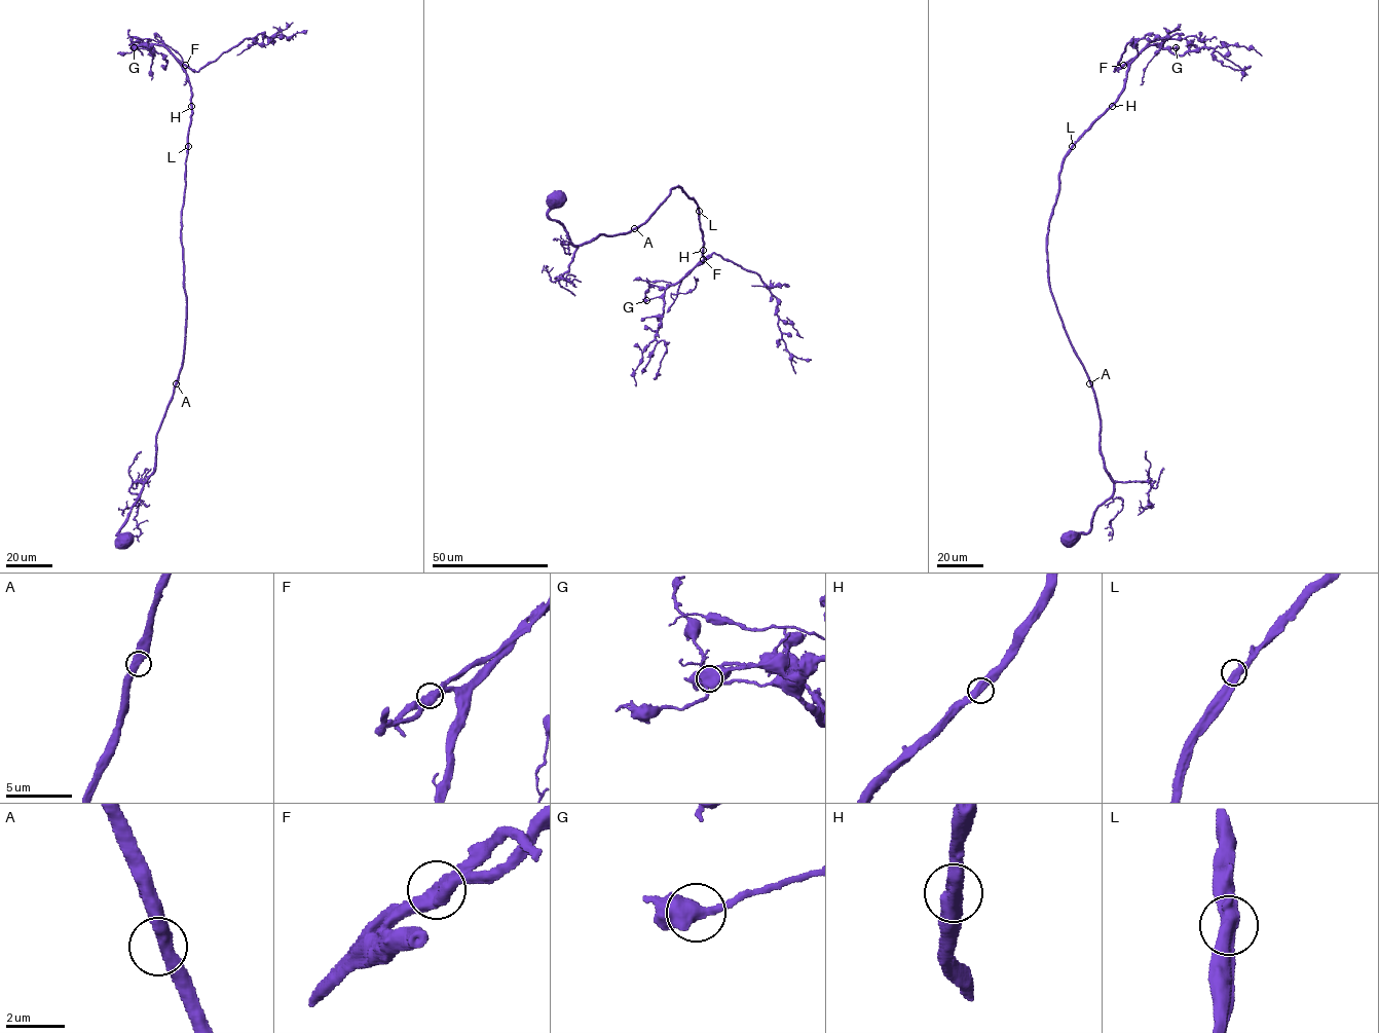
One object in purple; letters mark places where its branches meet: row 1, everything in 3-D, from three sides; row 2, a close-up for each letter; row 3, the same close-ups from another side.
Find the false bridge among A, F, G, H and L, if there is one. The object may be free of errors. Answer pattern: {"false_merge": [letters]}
{"false_merge": ["F"]}

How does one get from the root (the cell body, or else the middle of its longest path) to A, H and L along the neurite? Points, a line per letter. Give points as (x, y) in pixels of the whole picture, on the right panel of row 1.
A: (1069, 539), (1088, 531), (1094, 512), (1113, 490), (1112, 478), (1106, 470), (1101, 452), (1098, 406), (1089, 383)
H: (1069, 539), (1088, 531), (1113, 482), (1101, 452), (1096, 398), (1049, 285), (1047, 230), (1063, 157), (1112, 106)
L: (1069, 539), (1088, 531), (1113, 490), (1101, 452), (1096, 398), (1049, 285), (1048, 220), (1072, 146)

